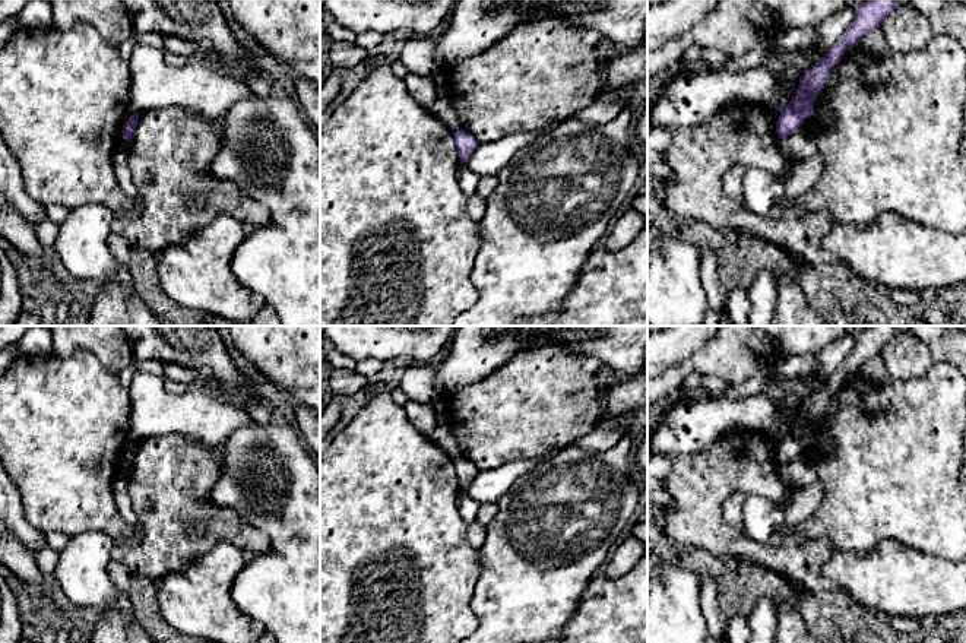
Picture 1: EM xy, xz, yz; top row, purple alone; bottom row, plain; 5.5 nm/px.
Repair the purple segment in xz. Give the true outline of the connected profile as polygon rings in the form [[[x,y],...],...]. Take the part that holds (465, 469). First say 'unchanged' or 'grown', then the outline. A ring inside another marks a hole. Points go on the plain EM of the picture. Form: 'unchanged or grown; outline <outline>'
unchanged; outline [[[463,456],[453,460],[453,463],[460,485],[460,491],[463,491],[475,479],[479,469]]]

